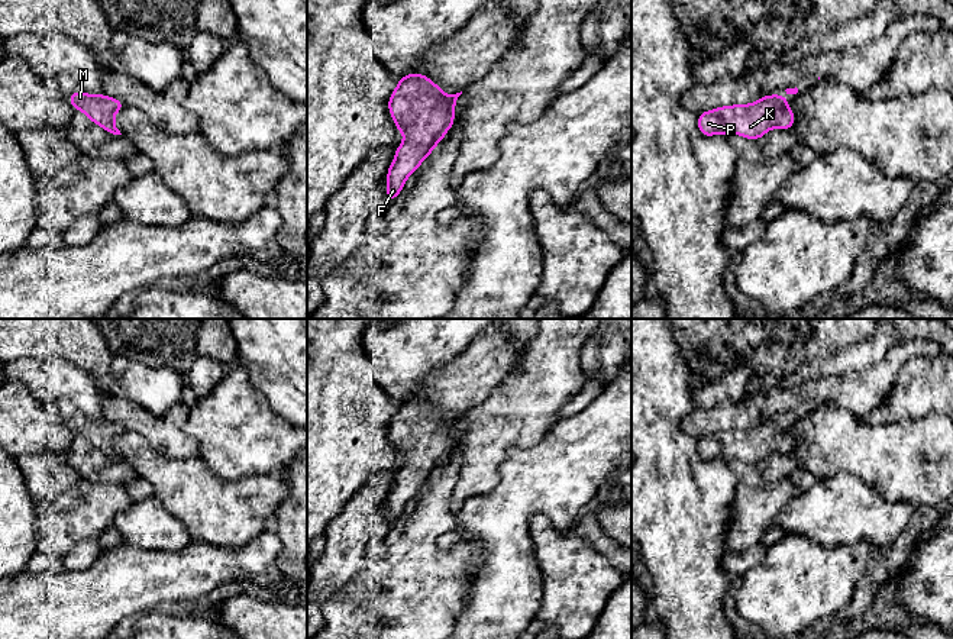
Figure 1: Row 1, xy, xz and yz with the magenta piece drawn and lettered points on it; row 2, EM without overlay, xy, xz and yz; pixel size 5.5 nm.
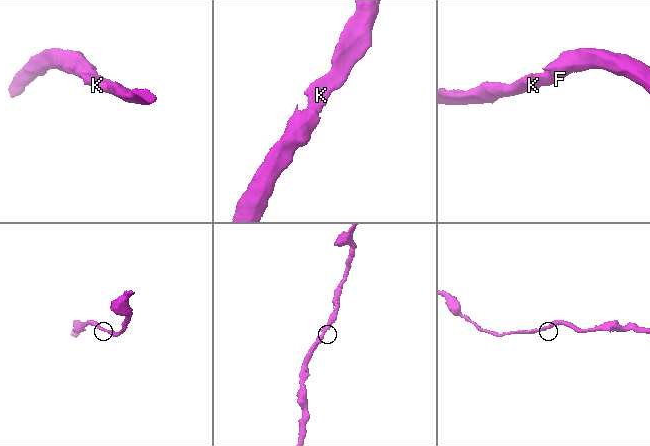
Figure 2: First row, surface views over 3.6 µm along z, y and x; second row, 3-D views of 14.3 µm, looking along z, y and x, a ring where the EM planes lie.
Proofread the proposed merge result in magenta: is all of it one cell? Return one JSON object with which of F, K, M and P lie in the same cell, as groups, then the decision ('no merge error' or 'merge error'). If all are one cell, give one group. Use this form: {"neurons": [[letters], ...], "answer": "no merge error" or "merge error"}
{"neurons": [["F", "K", "M", "P"]], "answer": "no merge error"}

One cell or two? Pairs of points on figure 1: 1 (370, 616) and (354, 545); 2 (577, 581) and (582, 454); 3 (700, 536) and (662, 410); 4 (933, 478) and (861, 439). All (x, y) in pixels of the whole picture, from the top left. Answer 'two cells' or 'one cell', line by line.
1: two cells
2: two cells
3: one cell
4: one cell

